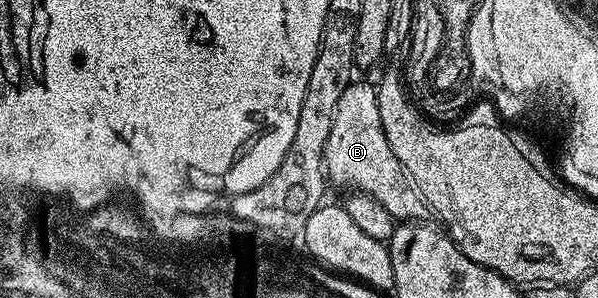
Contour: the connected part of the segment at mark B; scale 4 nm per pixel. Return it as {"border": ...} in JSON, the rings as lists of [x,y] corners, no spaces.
{"border":[[[354,80],[339,96],[339,108],[331,124],[331,136],[327,136],[325,149],[325,173],[328,181],[337,186],[346,186],[349,192],[375,196],[395,220],[425,220],[430,217],[429,205],[416,184],[409,179],[403,164],[391,152],[387,136],[383,132],[383,120],[379,120],[377,87],[371,81]]]}

